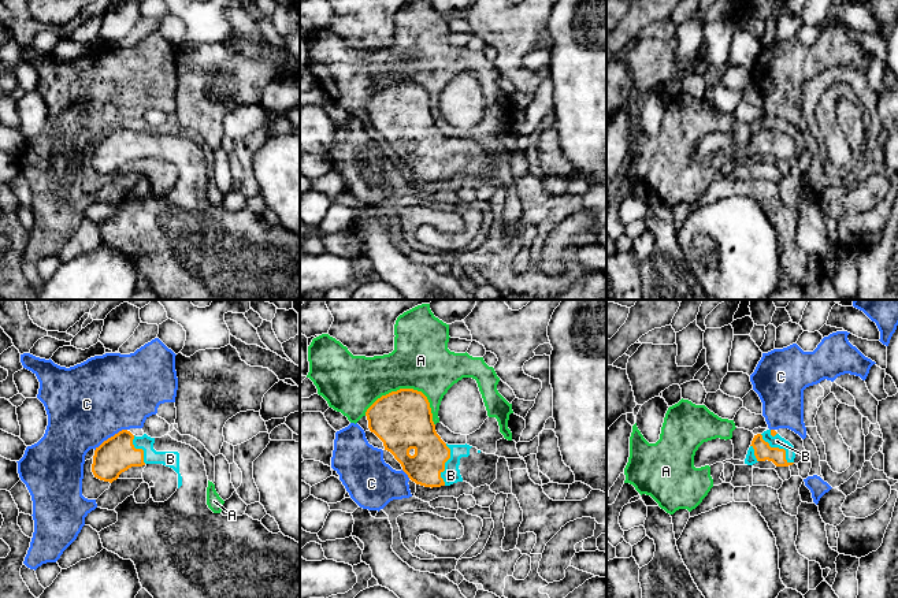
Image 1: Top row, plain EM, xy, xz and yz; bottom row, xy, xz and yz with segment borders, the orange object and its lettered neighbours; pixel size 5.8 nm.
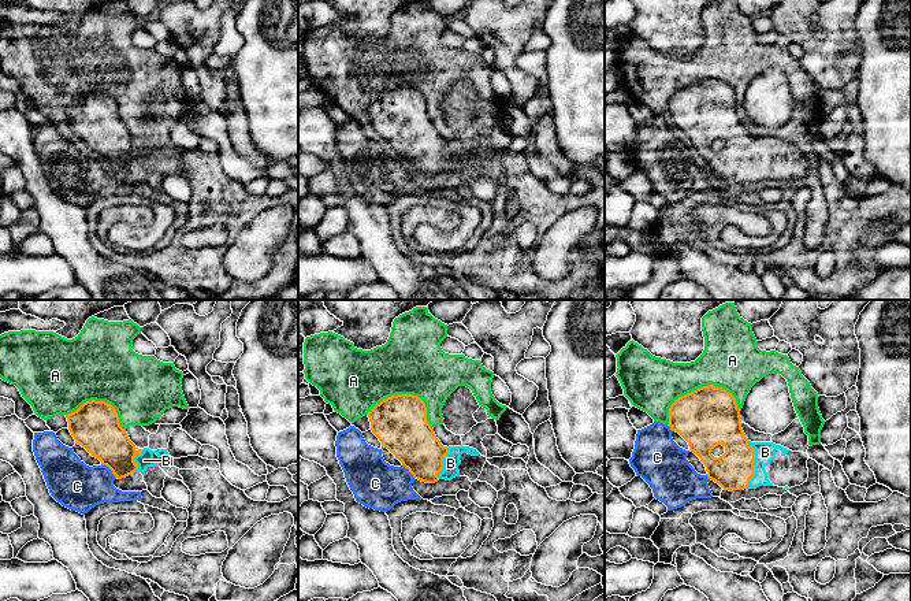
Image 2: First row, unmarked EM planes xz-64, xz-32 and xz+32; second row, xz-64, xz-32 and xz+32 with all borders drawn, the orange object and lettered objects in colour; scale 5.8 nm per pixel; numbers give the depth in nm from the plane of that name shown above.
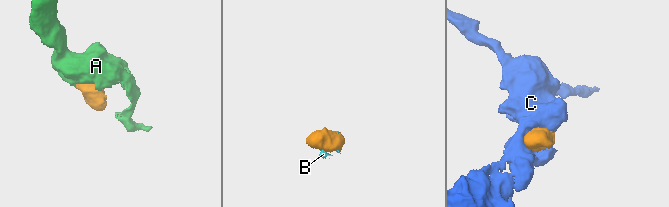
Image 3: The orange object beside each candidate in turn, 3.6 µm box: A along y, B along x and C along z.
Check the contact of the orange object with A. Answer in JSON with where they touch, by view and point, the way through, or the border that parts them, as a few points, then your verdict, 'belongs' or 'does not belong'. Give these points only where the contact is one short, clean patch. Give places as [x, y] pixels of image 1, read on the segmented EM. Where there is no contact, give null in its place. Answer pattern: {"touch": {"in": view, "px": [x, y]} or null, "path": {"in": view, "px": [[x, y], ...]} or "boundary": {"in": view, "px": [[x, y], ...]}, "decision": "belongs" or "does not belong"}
{"touch": {"in": "xz", "px": [408, 389]}, "decision": "does not belong"}

